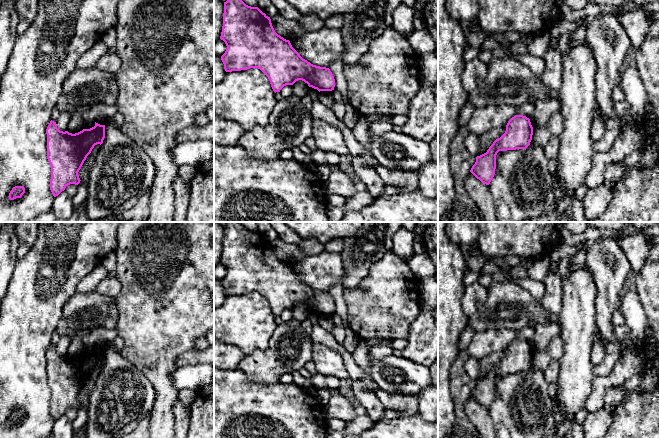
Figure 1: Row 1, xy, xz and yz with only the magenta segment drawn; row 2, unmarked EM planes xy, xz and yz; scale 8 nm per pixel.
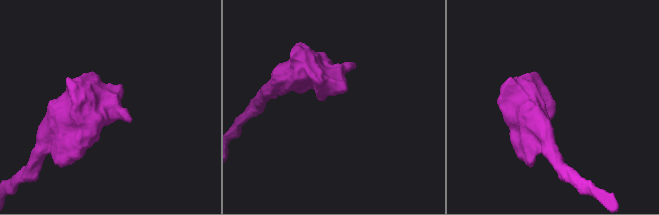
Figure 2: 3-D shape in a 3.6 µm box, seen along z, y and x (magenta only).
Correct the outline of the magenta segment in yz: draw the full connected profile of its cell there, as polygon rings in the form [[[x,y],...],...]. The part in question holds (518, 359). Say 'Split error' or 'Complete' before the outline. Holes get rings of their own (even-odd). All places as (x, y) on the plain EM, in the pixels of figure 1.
Complete. [[[515,339],[508,345],[505,357],[493,366],[486,377],[476,381],[470,396],[482,407],[489,409],[495,398],[497,377],[526,373],[530,369],[532,359],[530,343],[523,339]]]

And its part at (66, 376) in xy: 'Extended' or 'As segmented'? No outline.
As segmented

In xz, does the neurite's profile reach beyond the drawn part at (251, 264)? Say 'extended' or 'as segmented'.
as segmented

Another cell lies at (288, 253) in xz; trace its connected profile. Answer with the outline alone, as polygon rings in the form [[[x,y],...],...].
[[[277,238],[270,242],[275,256],[286,264],[298,262],[306,257],[297,245],[288,244]]]

